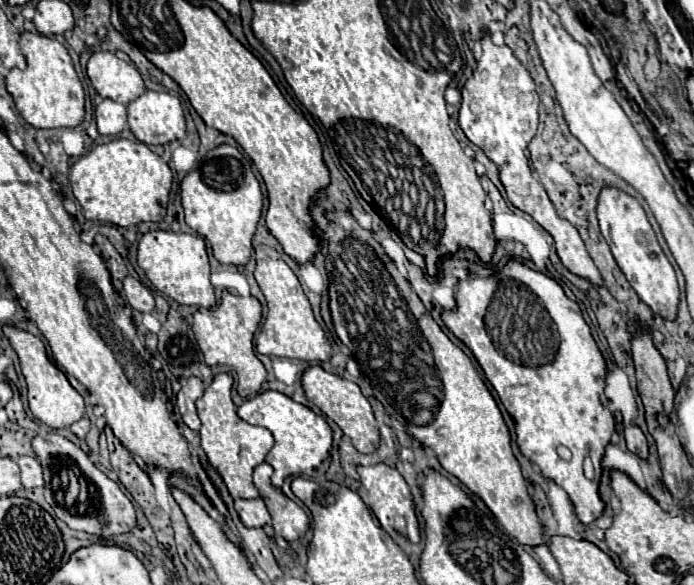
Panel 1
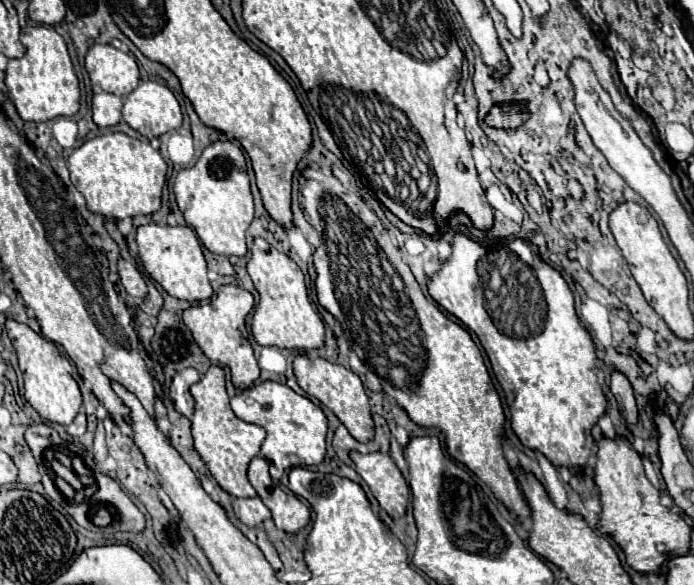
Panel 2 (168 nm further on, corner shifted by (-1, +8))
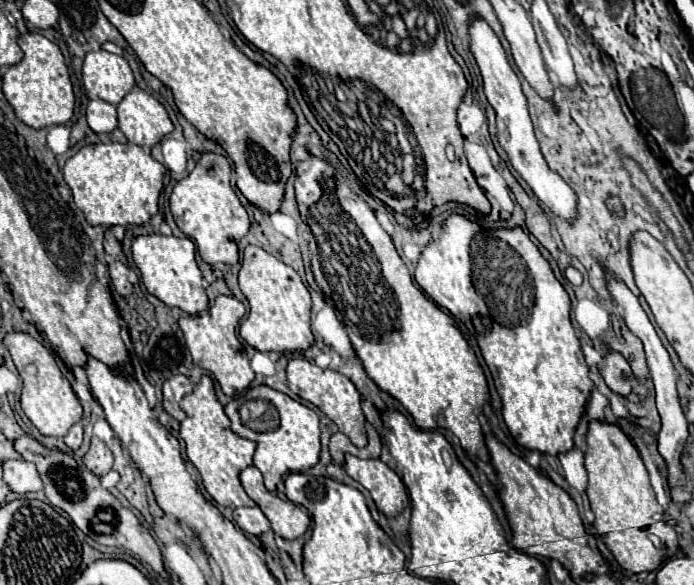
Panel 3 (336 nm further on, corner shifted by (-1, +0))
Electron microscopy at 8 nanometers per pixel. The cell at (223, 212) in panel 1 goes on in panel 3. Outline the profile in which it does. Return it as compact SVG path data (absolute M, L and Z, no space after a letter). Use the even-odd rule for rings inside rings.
M215 152L201 154L193 172L175 184L169 196L169 208L179 230L195 242L203 262L231 266L239 262L237 244L247 234L251 222L231 188L231 164L225 156Z

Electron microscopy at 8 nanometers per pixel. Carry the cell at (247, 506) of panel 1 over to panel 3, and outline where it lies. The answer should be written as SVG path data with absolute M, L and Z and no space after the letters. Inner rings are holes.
M253 506L253 508L237 508L233 512L233 518L237 522L237 526L247 532L247 534L253 534L253 536L259 536L263 532L267 532L271 528L269 520L265 518L265 514L261 512L259 506Z

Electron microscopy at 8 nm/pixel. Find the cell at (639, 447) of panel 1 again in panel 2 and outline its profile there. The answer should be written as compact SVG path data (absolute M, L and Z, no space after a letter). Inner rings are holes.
M613 372L611 374L611 392L619 404L619 412L623 414L623 418L629 424L637 424L637 406L635 406L635 398L633 398L633 390L629 380L621 374L621 372Z

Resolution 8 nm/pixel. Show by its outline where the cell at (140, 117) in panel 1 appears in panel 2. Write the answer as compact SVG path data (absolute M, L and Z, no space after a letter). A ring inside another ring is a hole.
M149 80L127 94L123 120L151 140L153 136L177 130L183 122L183 114L175 94L165 84Z

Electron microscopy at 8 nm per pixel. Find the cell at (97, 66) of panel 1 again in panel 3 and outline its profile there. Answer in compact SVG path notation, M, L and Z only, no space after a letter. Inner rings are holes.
M95 50L83 62L83 86L89 98L101 98L109 104L119 104L135 86L131 66L123 56Z

